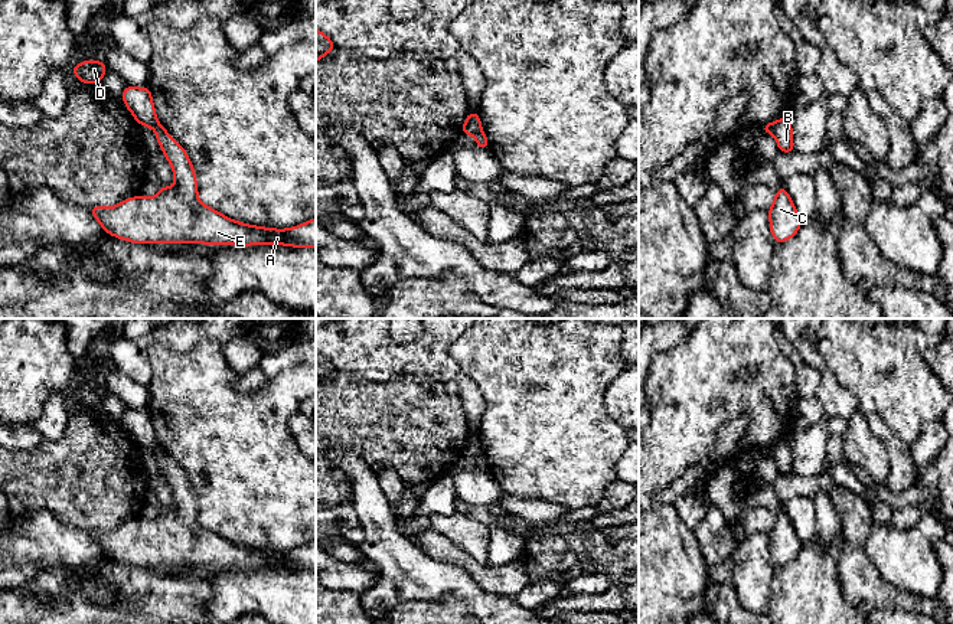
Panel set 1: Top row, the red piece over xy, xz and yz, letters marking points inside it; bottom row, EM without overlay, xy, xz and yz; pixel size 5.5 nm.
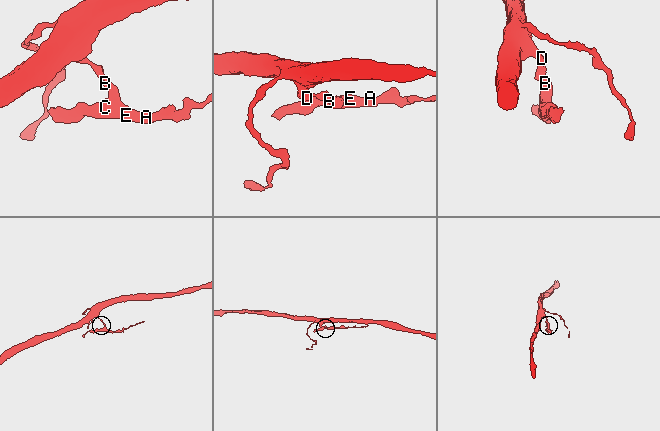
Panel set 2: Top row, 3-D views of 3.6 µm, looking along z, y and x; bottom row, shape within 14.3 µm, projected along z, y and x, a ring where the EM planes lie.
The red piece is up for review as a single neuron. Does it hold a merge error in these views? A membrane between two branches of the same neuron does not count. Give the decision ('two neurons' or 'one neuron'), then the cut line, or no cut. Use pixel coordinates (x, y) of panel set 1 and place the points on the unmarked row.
two neurons | xy (157, 444), (153, 451)

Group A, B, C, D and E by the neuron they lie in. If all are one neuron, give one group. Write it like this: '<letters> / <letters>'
A B C E / D

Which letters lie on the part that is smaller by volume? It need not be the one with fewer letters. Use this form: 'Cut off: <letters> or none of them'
Cut off: A, B, C, E

